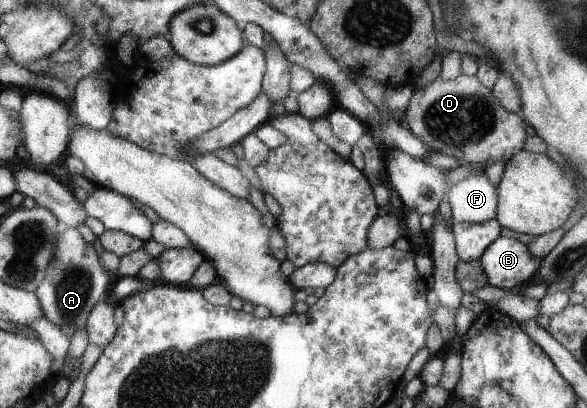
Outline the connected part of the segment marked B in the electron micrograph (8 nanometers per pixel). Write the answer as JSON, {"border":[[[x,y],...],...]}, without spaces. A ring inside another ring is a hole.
{"border":[[[500,235],[480,256],[479,262],[490,285],[510,289],[532,281],[537,275],[541,259],[532,257],[529,246],[520,240]]]}

